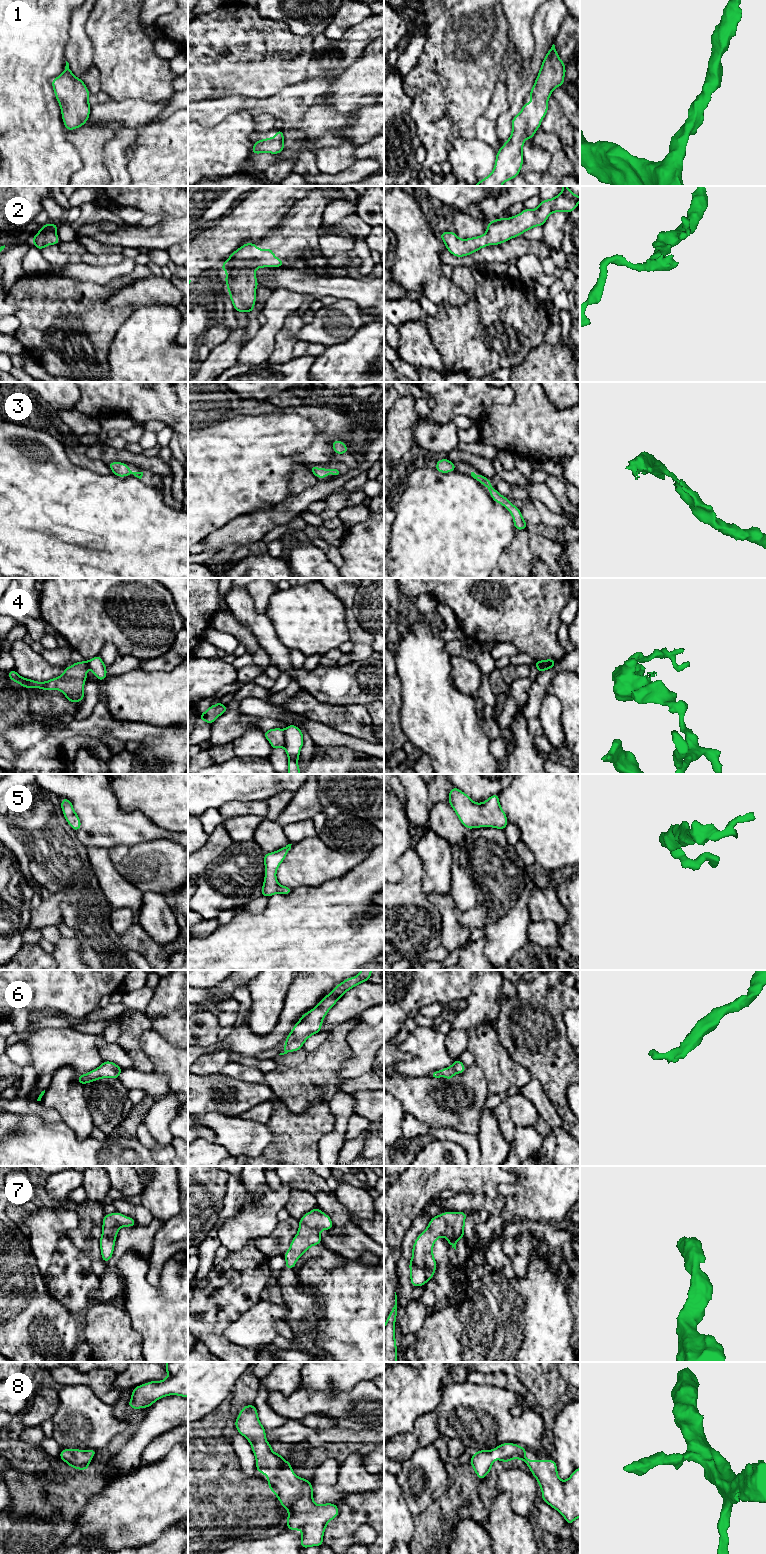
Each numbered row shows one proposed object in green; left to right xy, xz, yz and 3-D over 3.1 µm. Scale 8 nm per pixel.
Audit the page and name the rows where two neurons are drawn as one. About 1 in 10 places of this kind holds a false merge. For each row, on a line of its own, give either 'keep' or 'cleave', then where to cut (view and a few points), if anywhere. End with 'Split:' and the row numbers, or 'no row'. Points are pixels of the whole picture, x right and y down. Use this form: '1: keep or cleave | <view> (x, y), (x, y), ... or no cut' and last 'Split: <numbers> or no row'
1: keep | no cut
2: keep | no cut
3: keep | no cut
4: cleave | yz (554, 662), (537, 668)
5: keep | no cut
6: keep | no cut
7: keep | no cut
8: keep | no cut
Split: 4

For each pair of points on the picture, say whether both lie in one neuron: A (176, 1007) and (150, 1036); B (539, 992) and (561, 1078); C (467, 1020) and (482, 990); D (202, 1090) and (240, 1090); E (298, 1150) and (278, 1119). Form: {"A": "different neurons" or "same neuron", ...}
{"A": "different neurons", "B": "same neuron", "C": "same neuron", "D": "same neuron", "E": "same neuron"}

